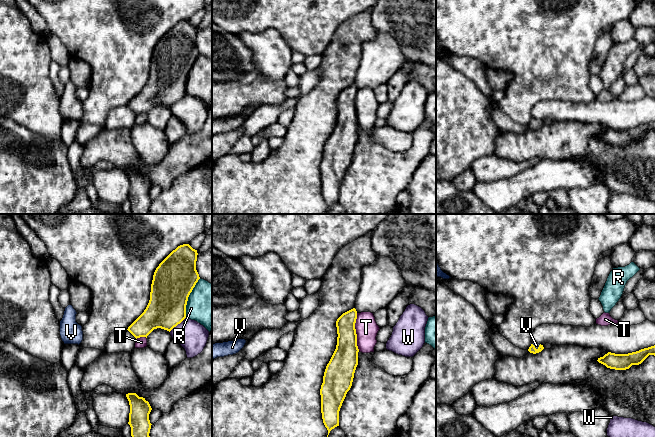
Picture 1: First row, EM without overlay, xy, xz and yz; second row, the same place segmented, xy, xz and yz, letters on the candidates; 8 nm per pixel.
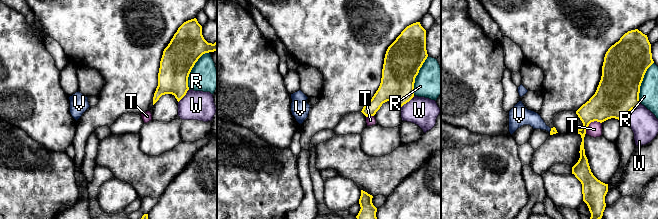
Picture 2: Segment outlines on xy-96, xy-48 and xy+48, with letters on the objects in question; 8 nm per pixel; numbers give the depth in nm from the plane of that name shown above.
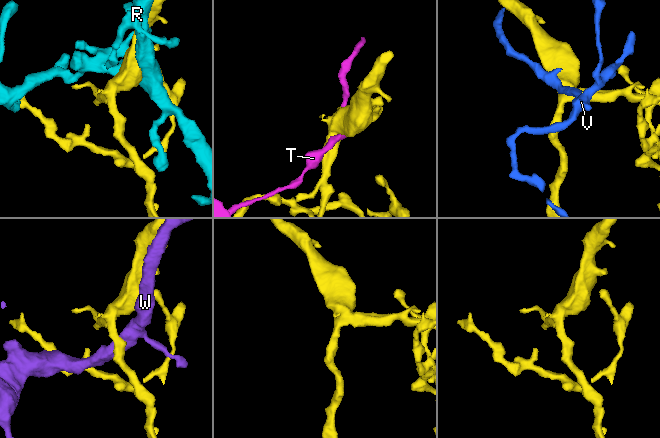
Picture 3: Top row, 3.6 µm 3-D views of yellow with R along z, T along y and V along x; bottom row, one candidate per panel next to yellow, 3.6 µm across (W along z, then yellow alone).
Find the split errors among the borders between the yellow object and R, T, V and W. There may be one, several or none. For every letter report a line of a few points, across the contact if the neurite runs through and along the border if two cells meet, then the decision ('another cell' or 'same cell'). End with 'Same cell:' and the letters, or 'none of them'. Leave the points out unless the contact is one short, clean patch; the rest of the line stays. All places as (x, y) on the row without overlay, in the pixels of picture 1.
R: another cell
T: another cell
V: line yz (532, 125), (535, 124), (536, 121); same cell
W: another cell
Same cell: V

